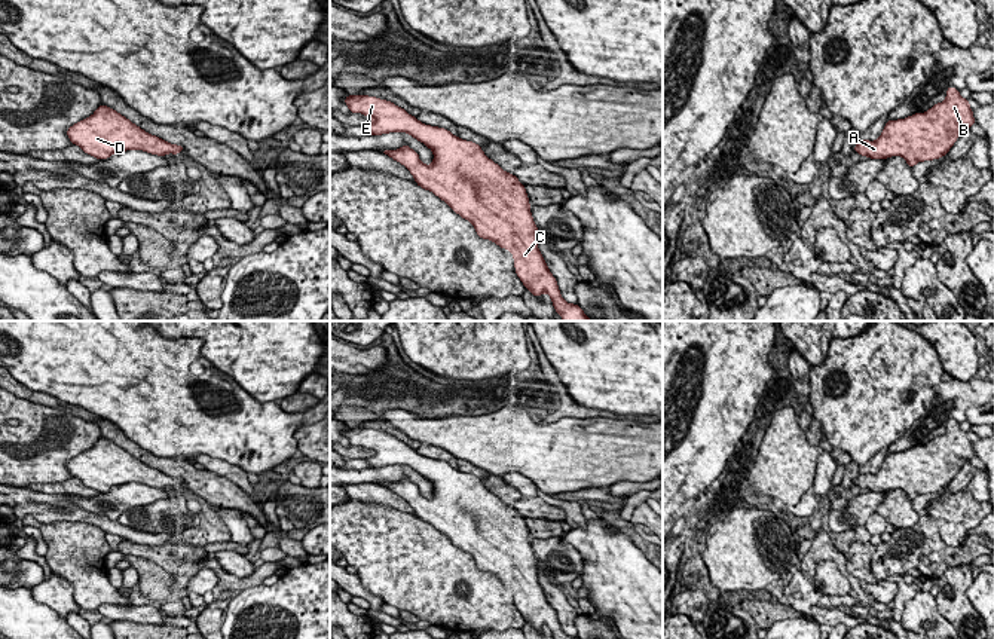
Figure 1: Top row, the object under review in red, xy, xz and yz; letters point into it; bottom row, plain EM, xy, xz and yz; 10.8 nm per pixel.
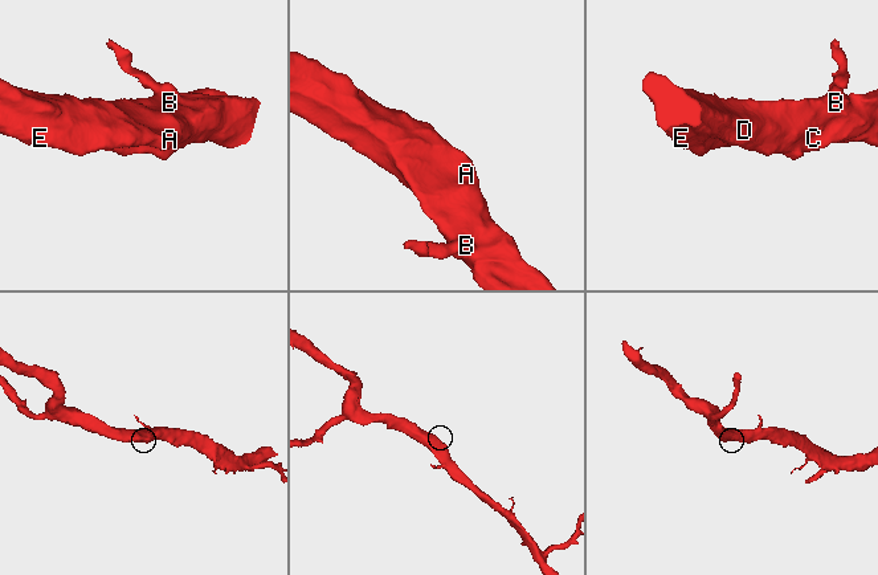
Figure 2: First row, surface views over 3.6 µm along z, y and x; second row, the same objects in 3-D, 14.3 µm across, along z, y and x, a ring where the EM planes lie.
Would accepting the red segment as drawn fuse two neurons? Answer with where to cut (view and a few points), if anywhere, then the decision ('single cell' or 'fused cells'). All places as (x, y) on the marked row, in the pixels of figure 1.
cut none; single cell

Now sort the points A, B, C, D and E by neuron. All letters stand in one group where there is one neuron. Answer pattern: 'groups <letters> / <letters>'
groups A B C D E

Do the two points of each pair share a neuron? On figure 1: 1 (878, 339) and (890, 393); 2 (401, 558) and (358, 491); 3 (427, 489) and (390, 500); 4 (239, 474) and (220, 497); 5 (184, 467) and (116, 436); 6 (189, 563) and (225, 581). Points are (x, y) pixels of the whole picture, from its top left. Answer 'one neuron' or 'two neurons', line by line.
1: one neuron
2: two neurons
3: two neurons
4: two neurons
5: one neuron
6: two neurons

